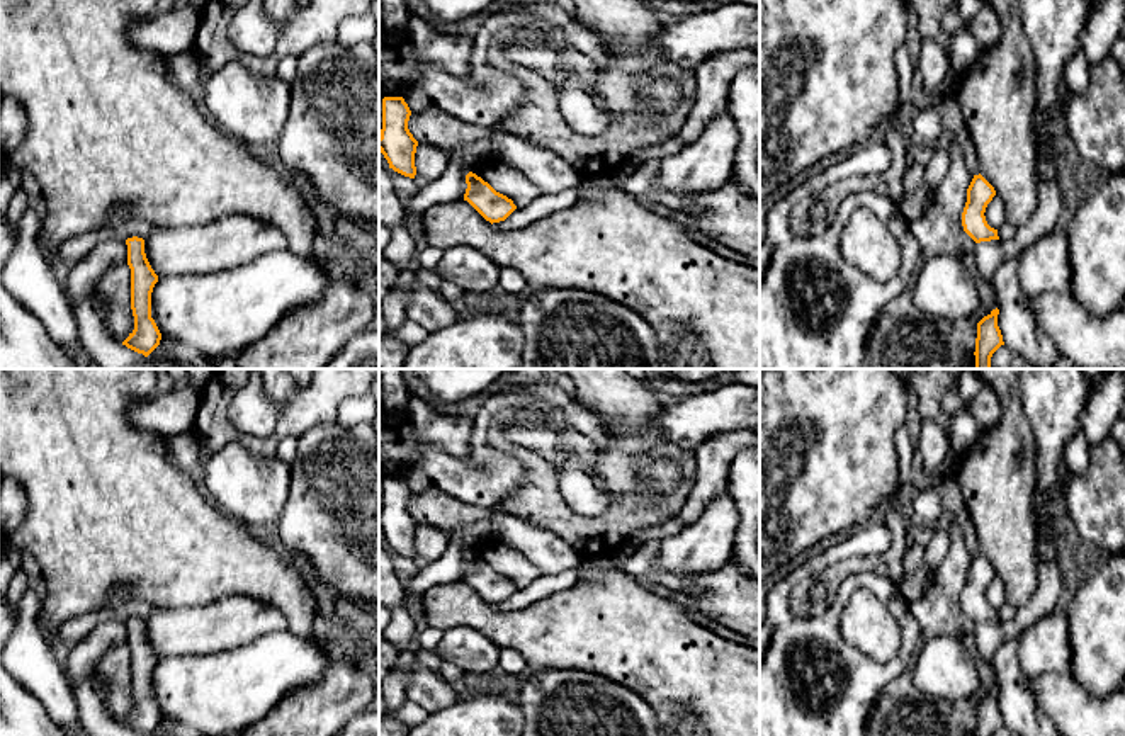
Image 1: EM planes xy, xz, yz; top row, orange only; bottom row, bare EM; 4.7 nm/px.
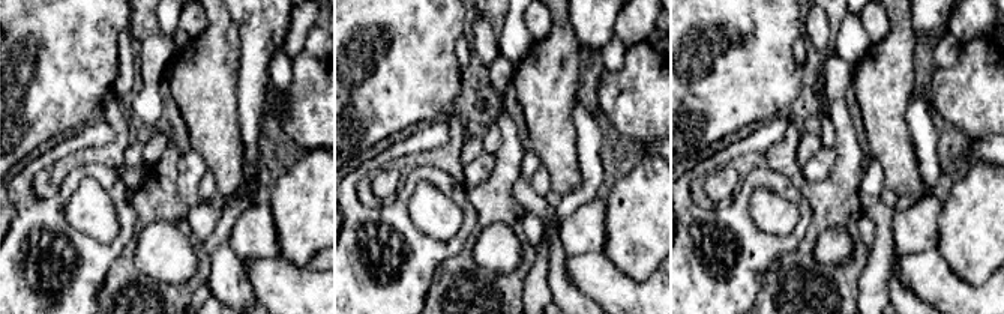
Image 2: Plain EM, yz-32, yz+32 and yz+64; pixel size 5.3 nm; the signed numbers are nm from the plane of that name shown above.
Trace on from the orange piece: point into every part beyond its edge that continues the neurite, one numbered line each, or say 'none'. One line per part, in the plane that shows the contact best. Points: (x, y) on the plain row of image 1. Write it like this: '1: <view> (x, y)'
none

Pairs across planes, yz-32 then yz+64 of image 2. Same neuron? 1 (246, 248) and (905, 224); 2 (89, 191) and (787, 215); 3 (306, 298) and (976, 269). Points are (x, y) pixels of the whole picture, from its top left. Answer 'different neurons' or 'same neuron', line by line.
1: same neuron
2: same neuron
3: different neurons

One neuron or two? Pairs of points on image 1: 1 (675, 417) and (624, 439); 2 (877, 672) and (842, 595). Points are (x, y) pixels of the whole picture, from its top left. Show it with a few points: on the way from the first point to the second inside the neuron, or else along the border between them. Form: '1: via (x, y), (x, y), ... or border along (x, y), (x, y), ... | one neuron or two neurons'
1: border along (661, 405), (653, 417), (653, 424), (667, 441) | two neurons
2: via (855, 665), (831, 641), (831, 617) | one neuron

